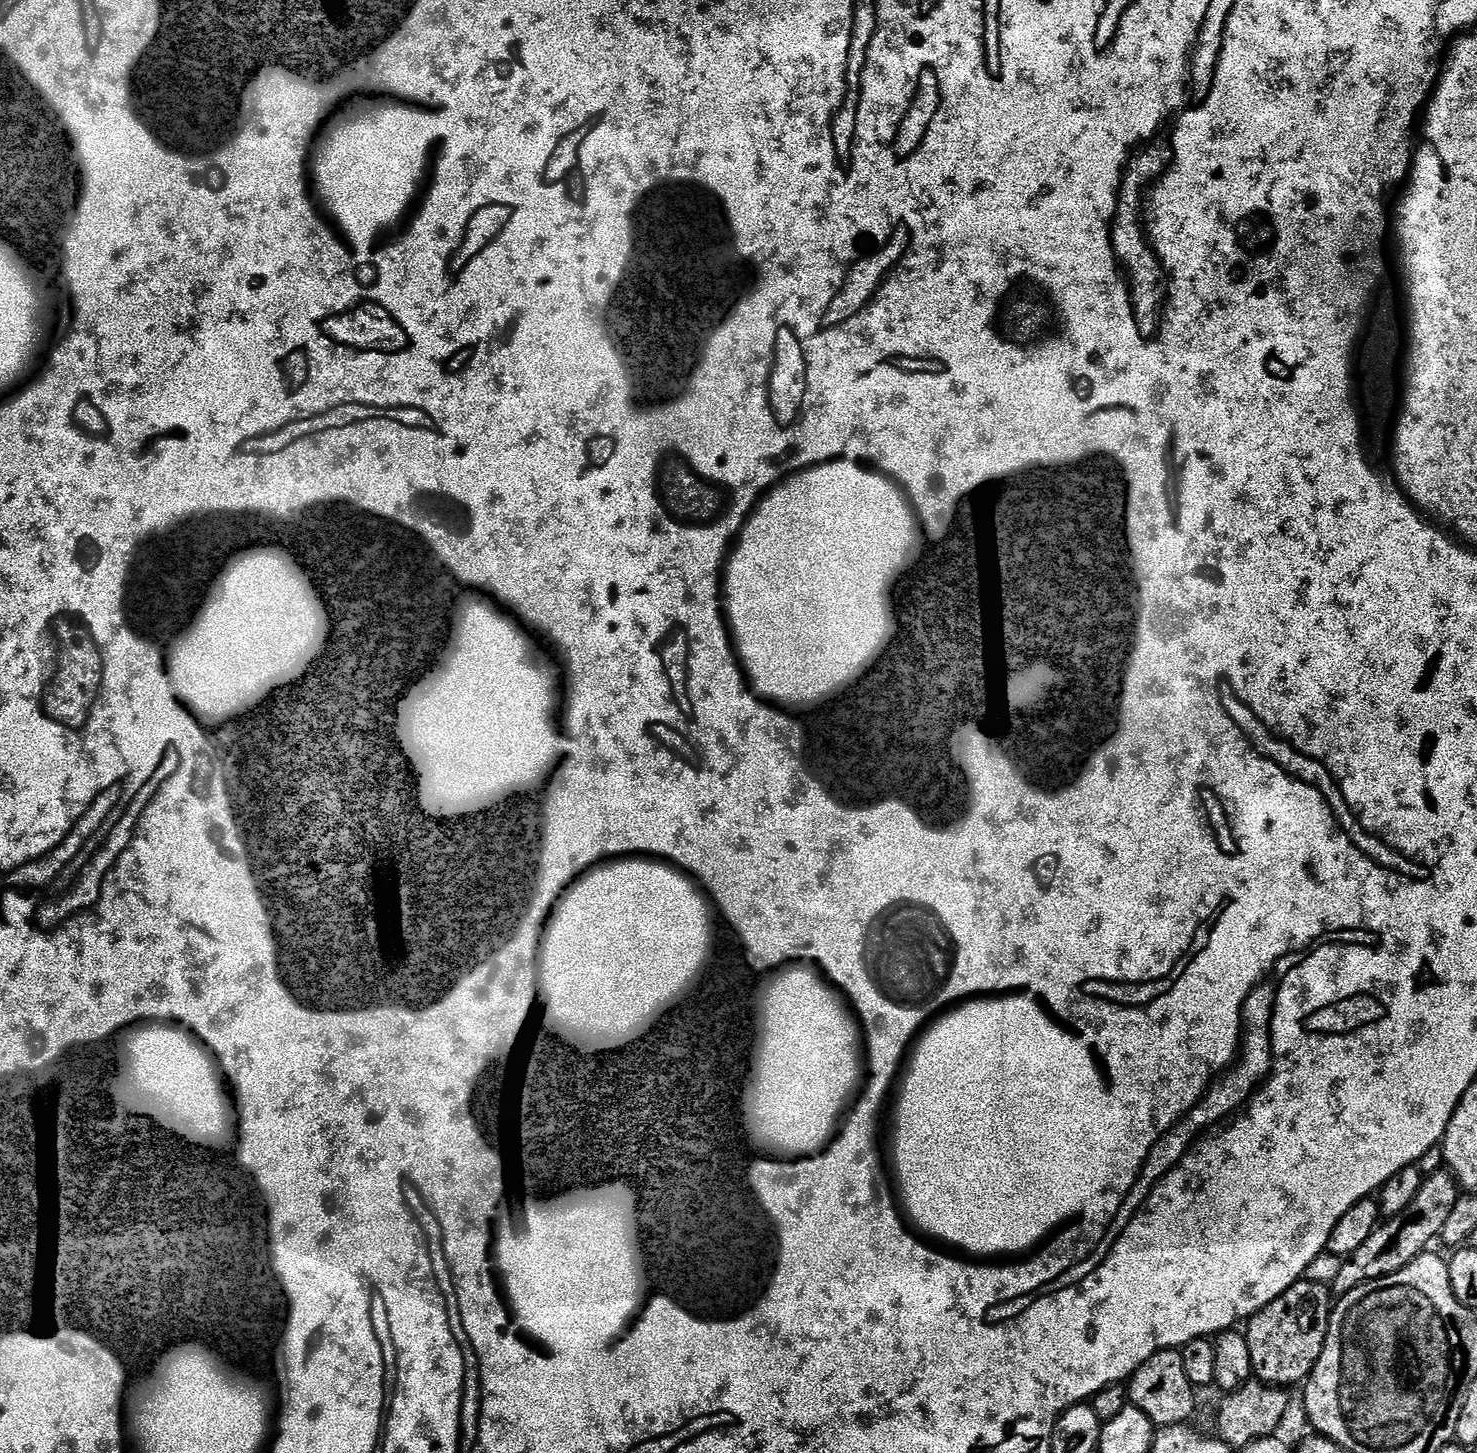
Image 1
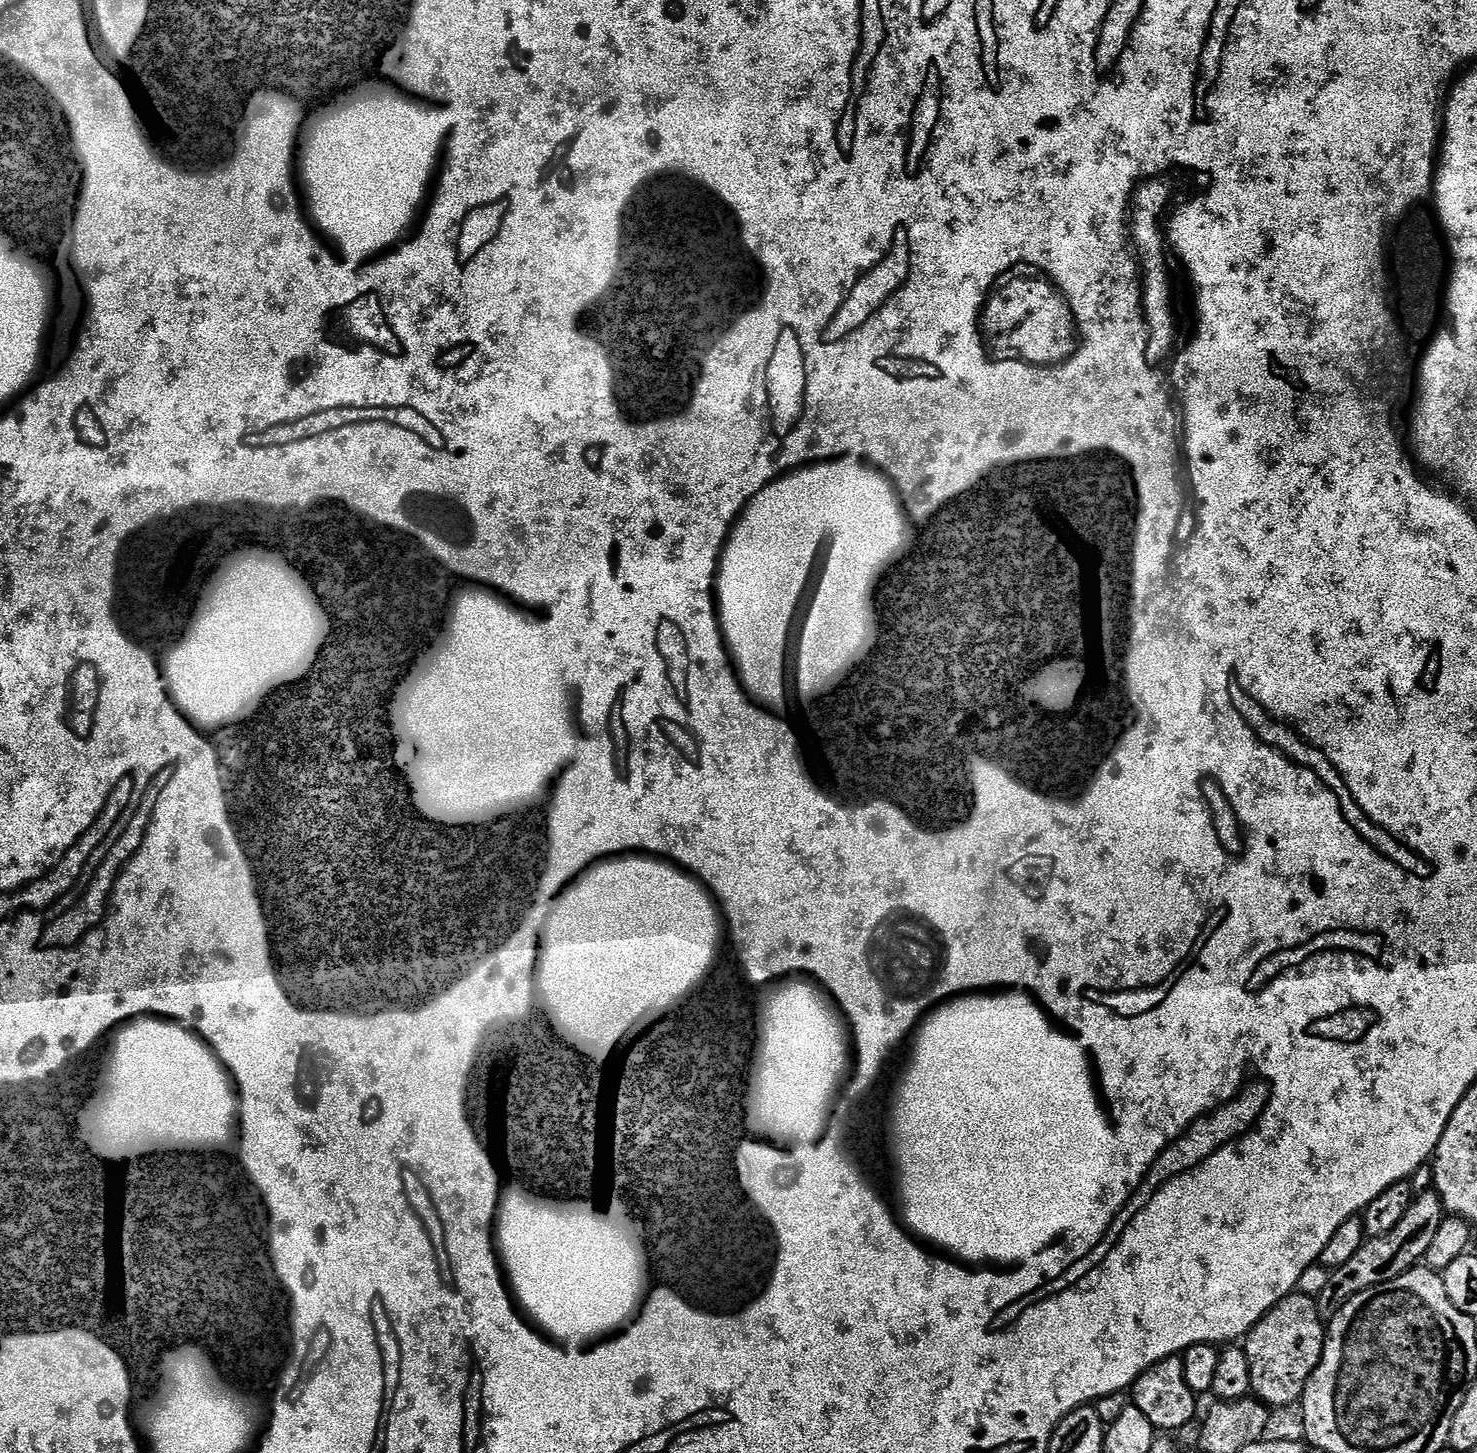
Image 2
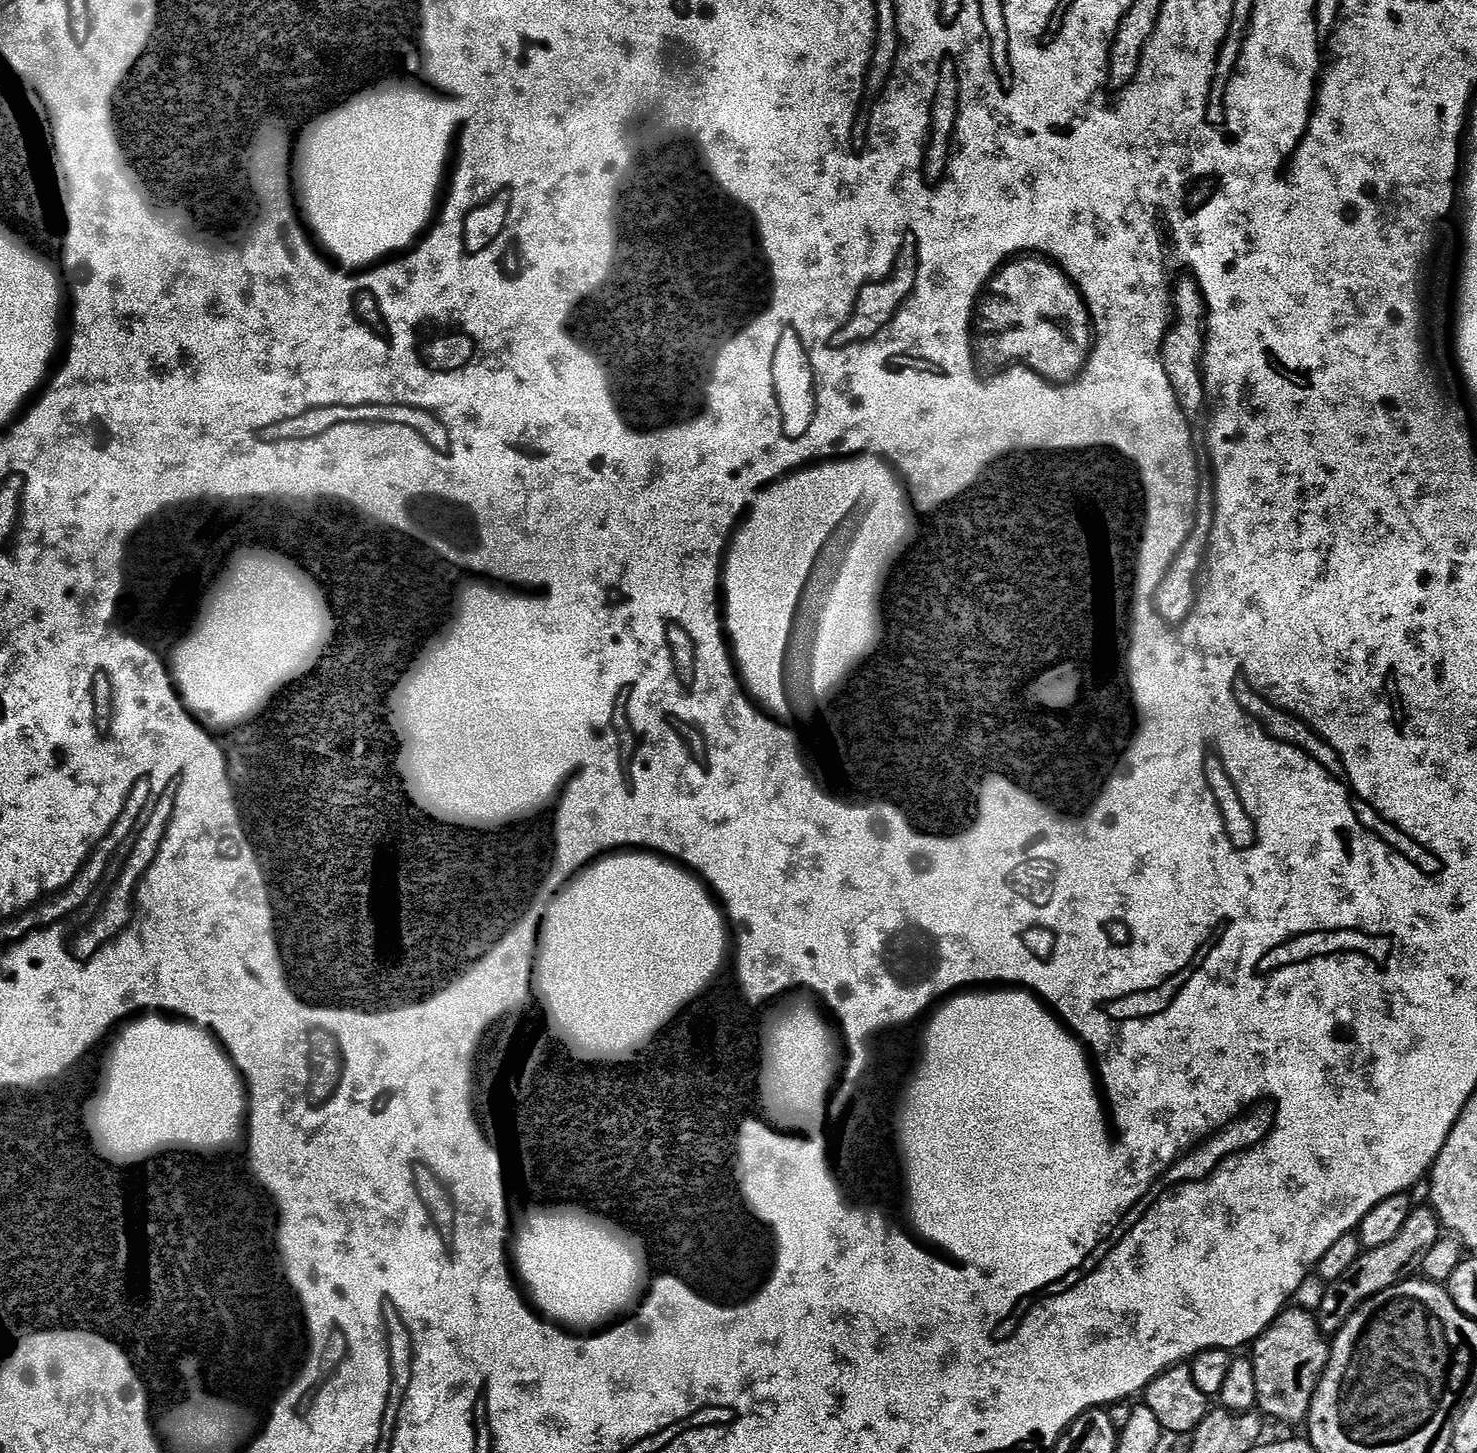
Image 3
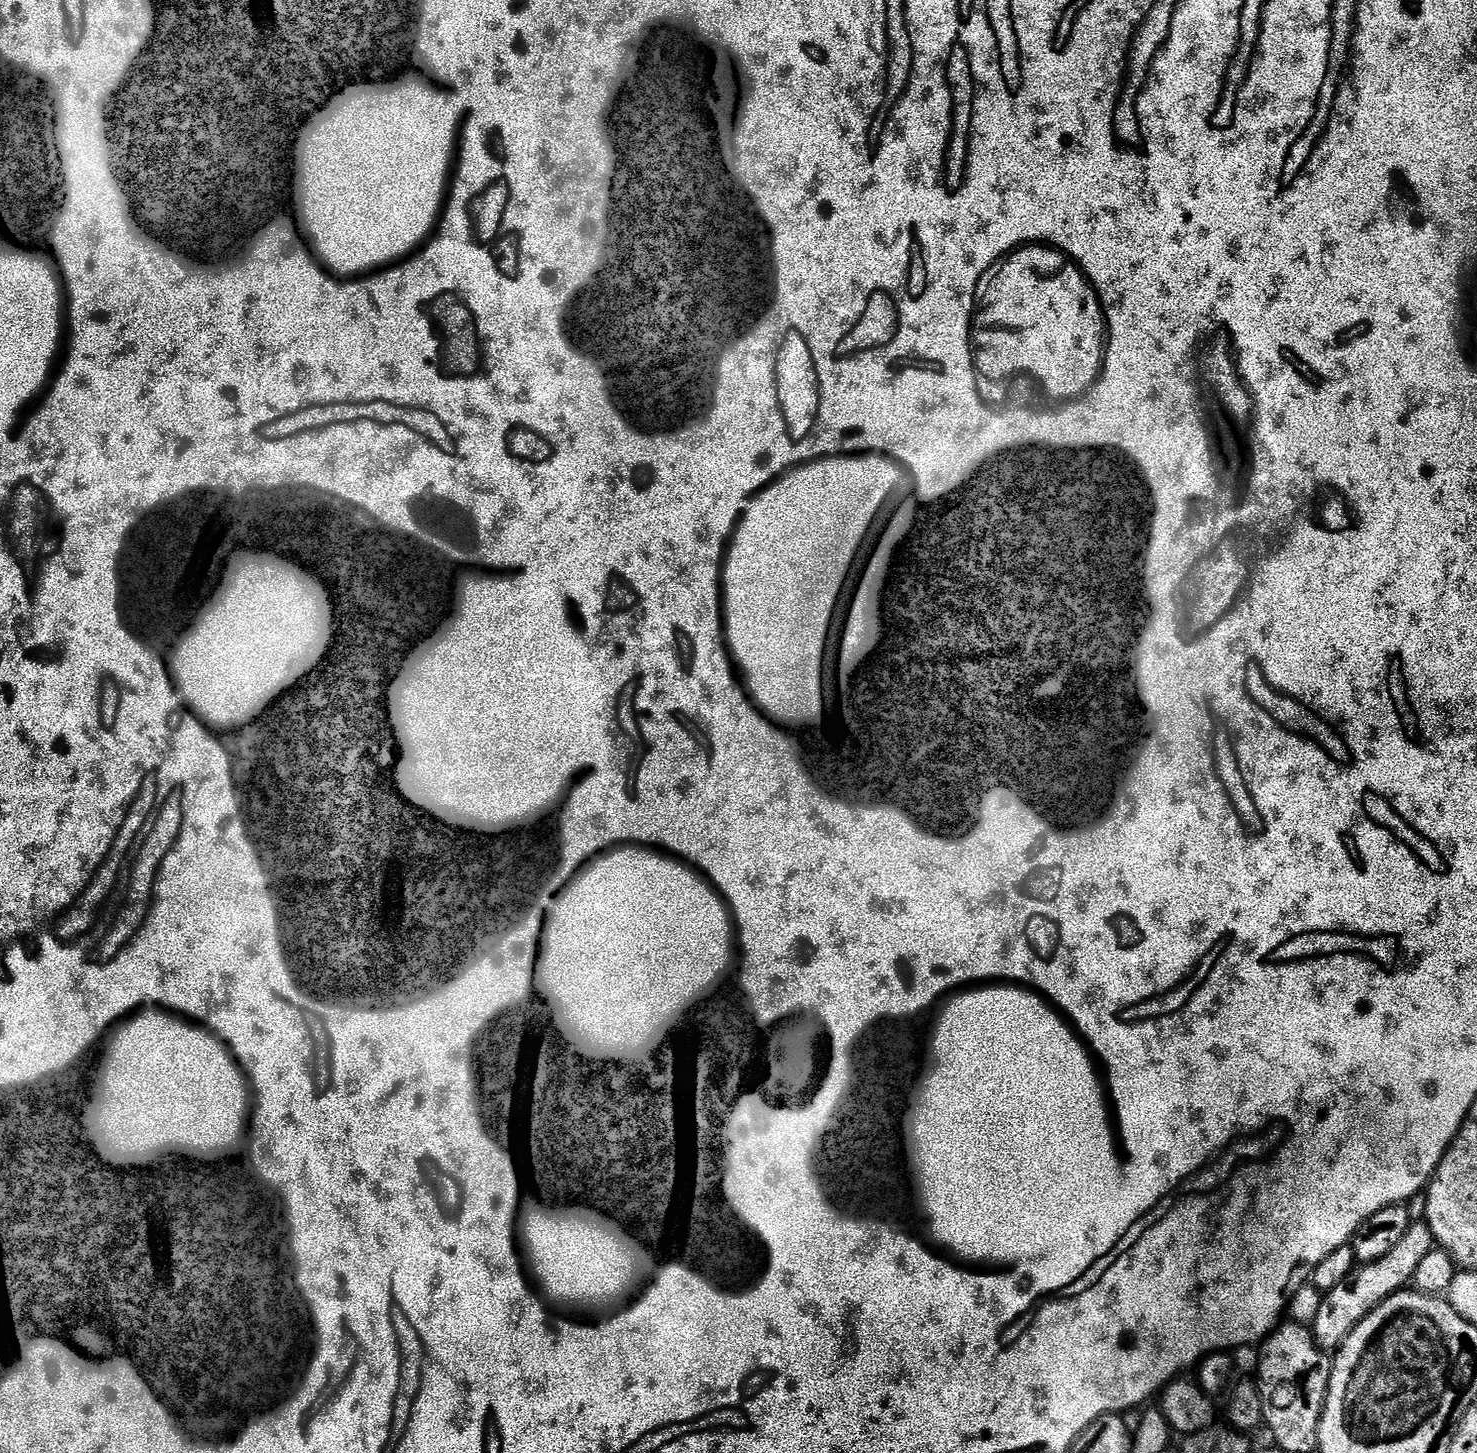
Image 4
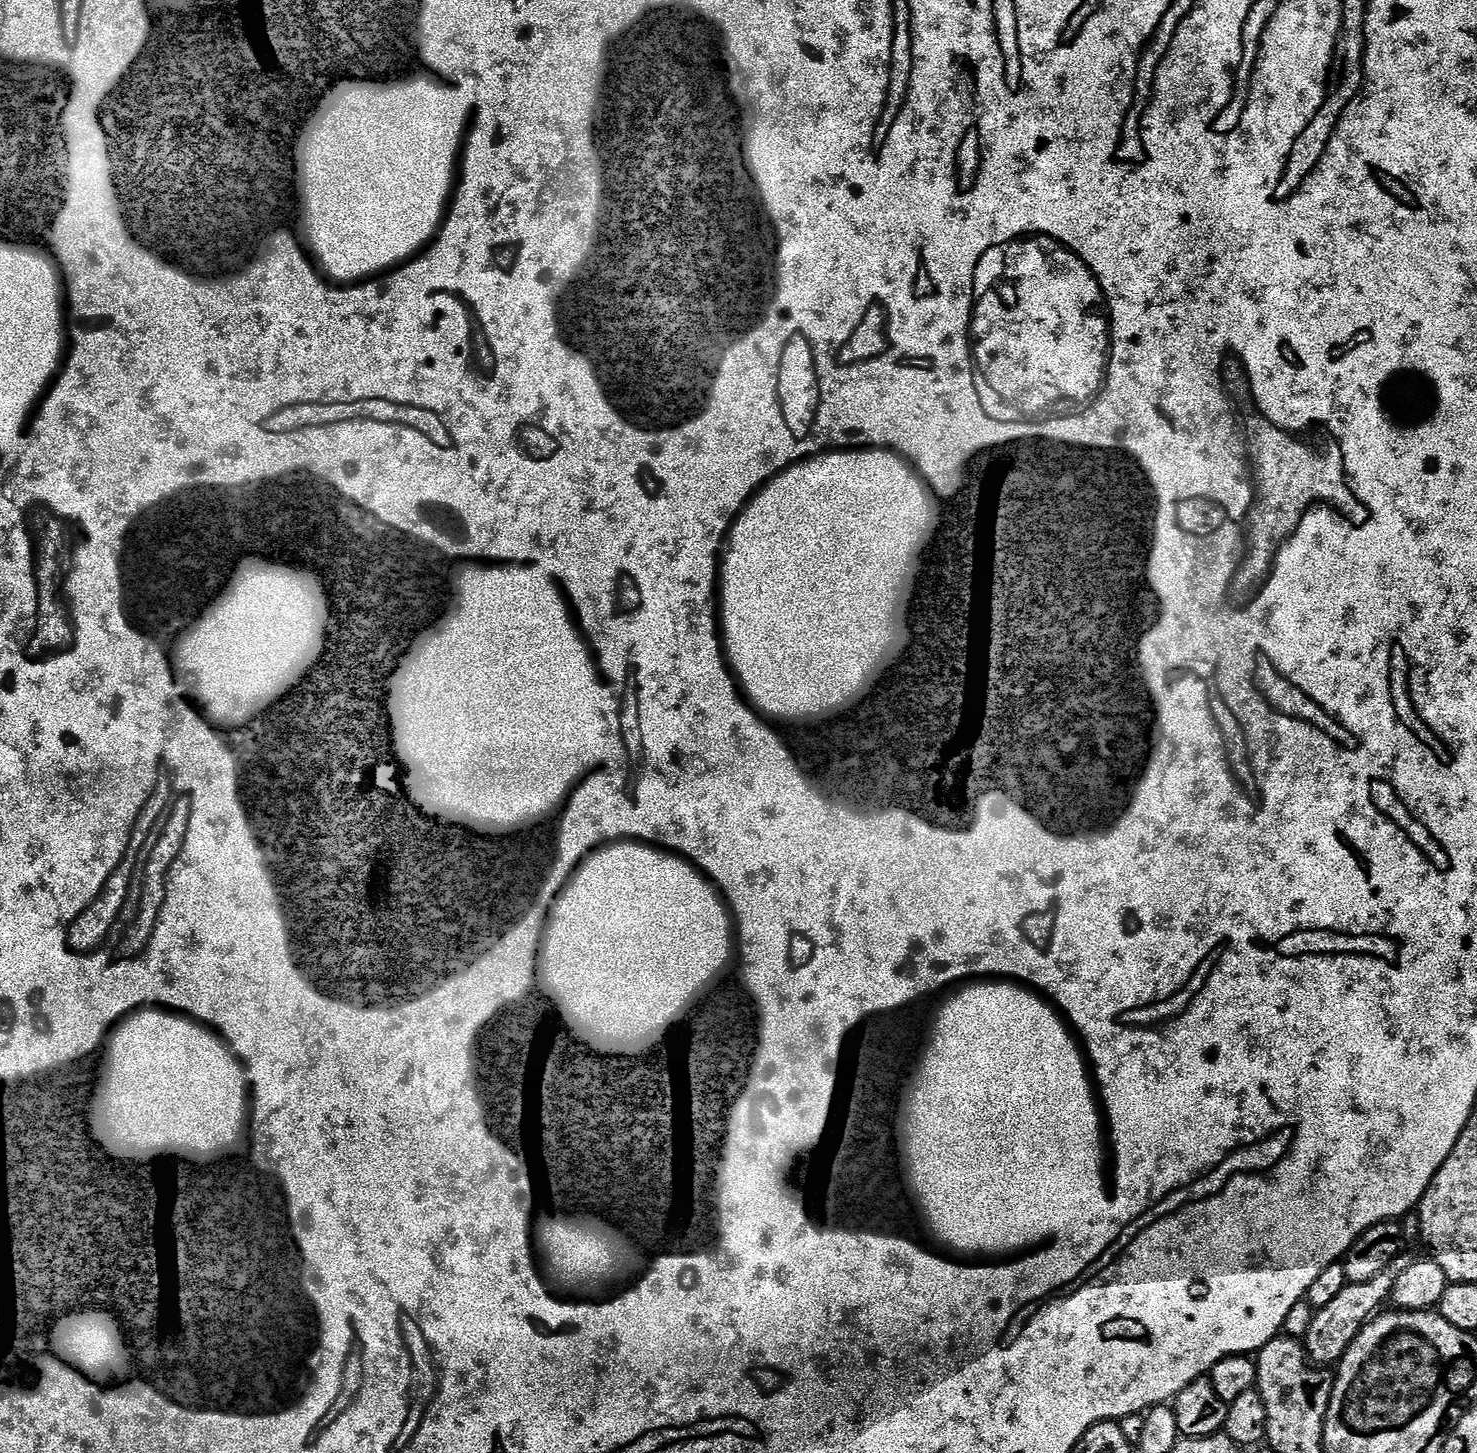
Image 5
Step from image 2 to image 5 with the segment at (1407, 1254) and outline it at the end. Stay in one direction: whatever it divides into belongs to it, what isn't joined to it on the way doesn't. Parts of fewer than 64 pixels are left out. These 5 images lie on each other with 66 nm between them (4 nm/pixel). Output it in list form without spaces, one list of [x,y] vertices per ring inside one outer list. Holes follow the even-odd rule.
[[[1401,1254],[1377,1277],[1371,1278],[1365,1284],[1348,1283],[1329,1305],[1315,1309],[1310,1330],[1302,1339],[1303,1346],[1308,1351],[1309,1360],[1317,1366],[1339,1365],[1346,1350],[1350,1350],[1354,1338],[1358,1338],[1358,1334],[1368,1325],[1368,1321],[1389,1303],[1394,1282],[1398,1282],[1398,1276],[1412,1264],[1412,1261],[1411,1255]]]

